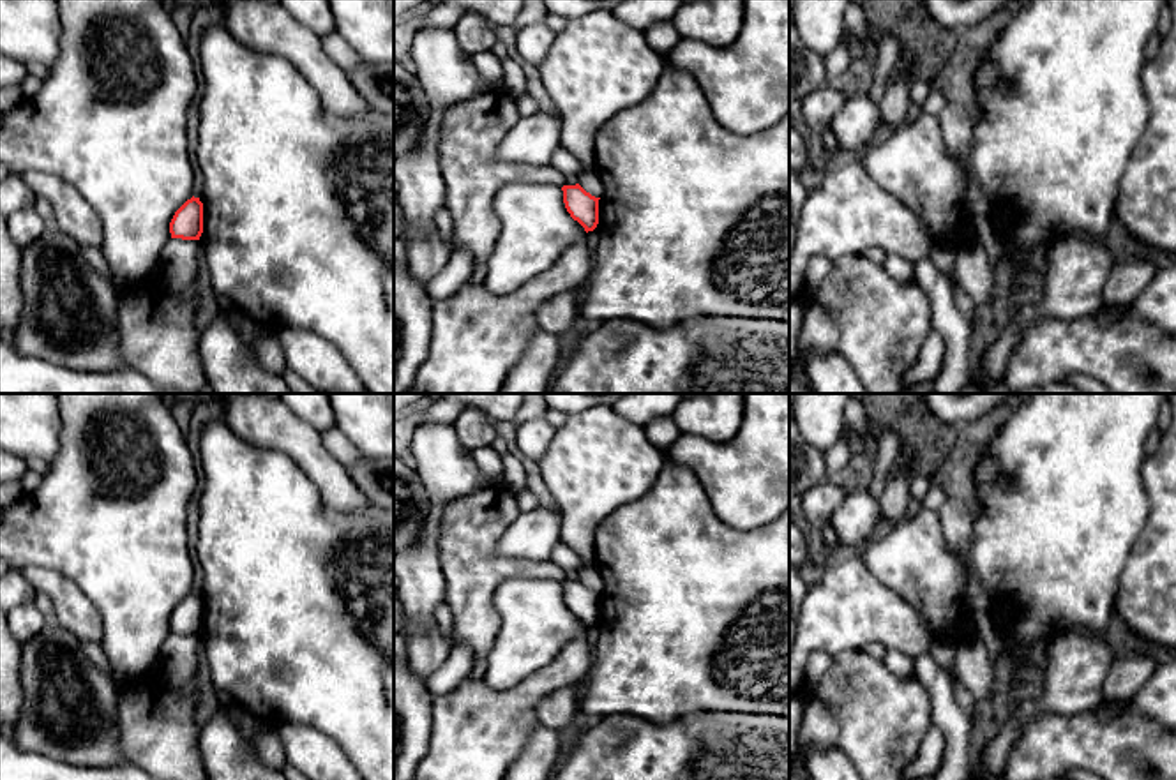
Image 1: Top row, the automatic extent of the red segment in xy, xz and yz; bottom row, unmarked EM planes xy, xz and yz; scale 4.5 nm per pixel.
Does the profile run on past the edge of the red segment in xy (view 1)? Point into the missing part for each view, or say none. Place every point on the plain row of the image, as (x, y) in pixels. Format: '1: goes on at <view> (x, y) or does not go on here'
1: does not go on here

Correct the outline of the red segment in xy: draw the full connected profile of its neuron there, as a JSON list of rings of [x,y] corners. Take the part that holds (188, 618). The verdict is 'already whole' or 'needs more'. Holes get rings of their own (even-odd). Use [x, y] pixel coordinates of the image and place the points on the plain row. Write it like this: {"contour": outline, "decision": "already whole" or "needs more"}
{"contour": [[[200,593],[187,595],[170,618],[171,634],[200,635],[203,628],[203,598]]], "decision": "already whole"}

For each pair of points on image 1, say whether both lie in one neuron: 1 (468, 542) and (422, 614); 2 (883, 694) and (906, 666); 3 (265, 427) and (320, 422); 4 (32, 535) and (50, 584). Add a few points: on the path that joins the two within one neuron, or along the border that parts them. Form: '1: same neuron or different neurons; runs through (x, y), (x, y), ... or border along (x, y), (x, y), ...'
1: different neurons; border along (437, 540), (445, 600)
2: different neurons; border along (882, 660), (897, 676), (913, 674)
3: different neurons; border along (294, 412), (320, 433)
4: different neurons; border along (22, 569), (30, 565), (55, 569), (80, 586)

